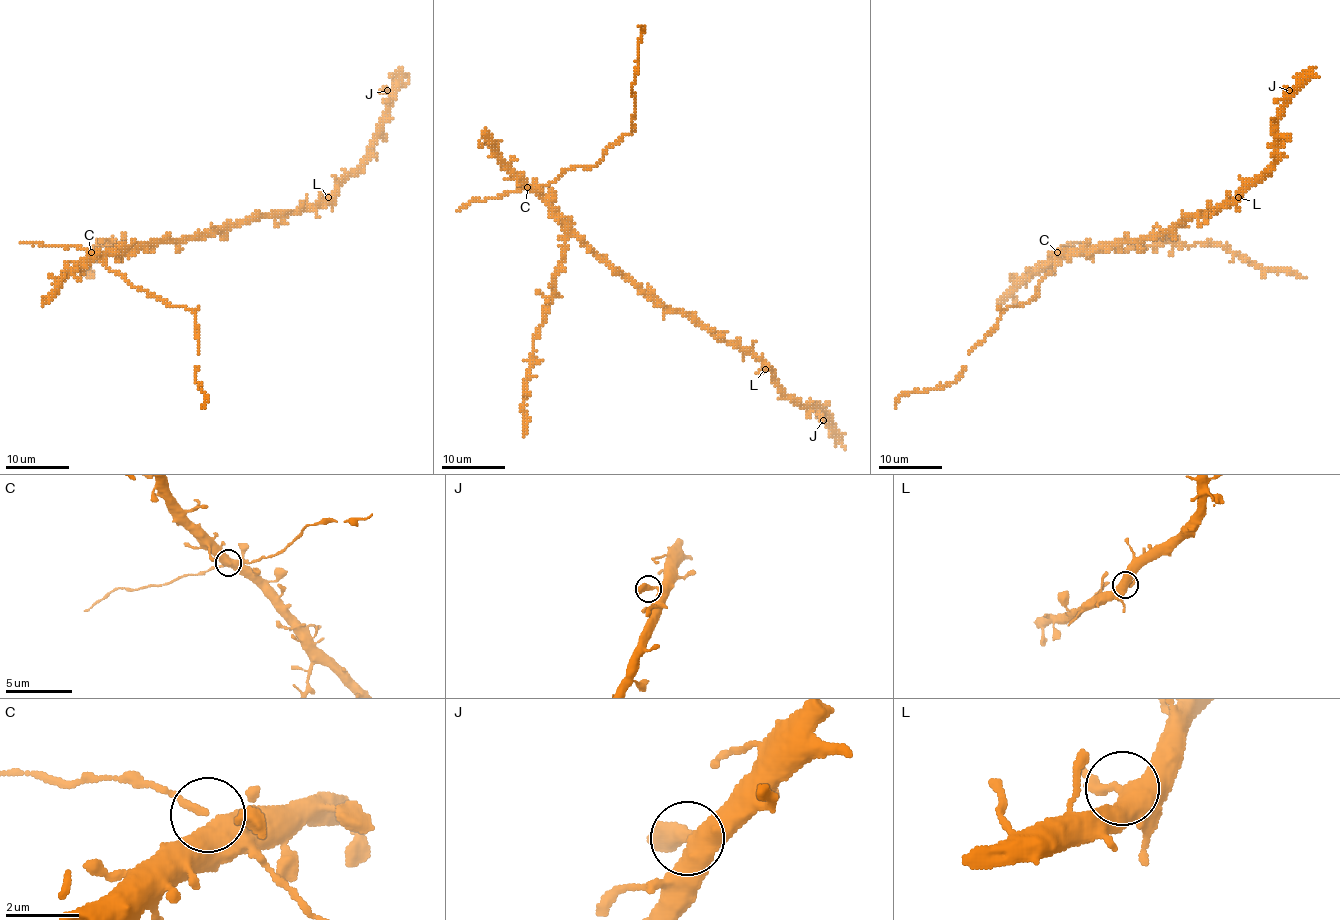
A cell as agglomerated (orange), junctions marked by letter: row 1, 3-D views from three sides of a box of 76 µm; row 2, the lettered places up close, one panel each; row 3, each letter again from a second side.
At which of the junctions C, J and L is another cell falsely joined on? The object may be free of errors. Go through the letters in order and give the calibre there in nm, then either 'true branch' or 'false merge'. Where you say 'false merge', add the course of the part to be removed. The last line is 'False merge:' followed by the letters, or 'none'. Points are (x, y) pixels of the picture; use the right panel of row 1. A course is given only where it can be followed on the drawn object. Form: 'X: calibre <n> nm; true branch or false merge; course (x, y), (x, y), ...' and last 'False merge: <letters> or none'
C: calibre 400 nm; true branch
J: calibre 400 nm; true branch
L: calibre 400 nm; true branch
False merge: none

